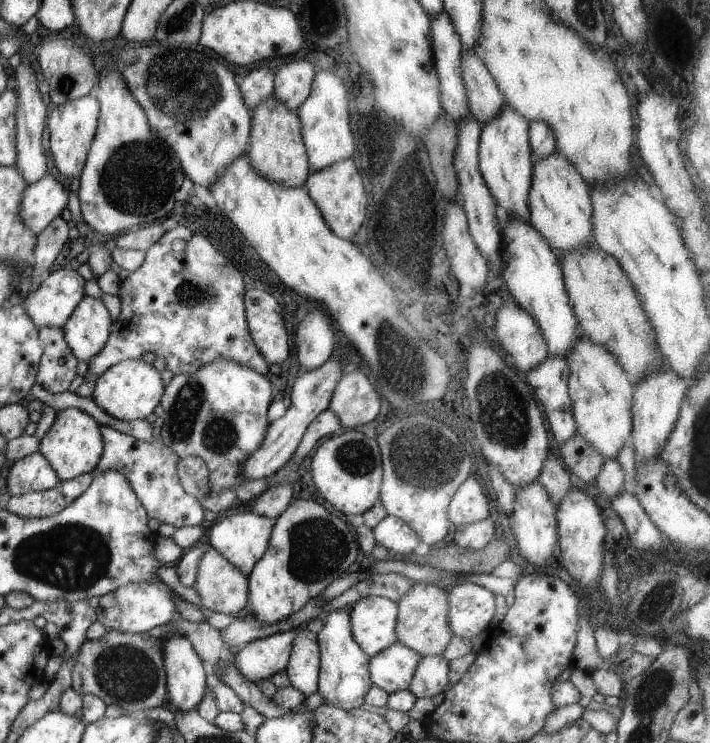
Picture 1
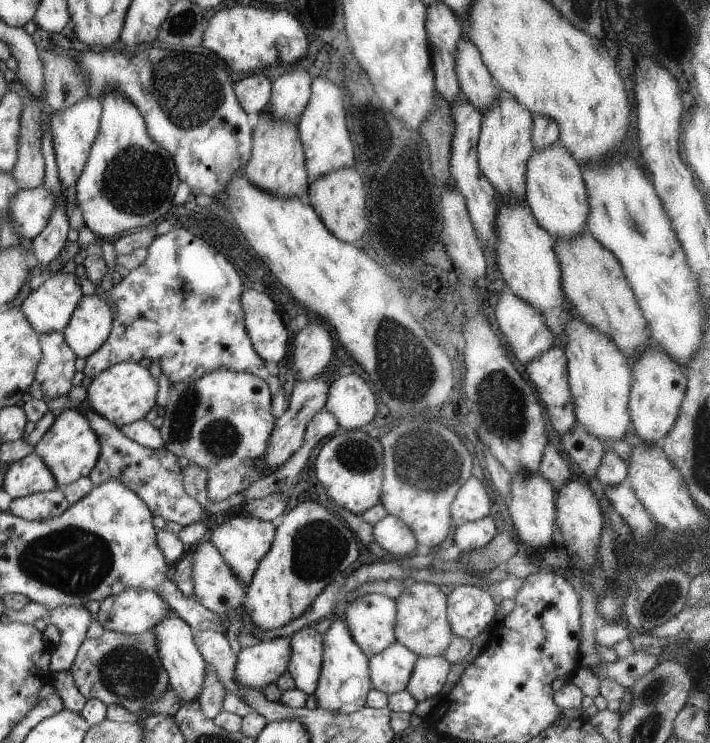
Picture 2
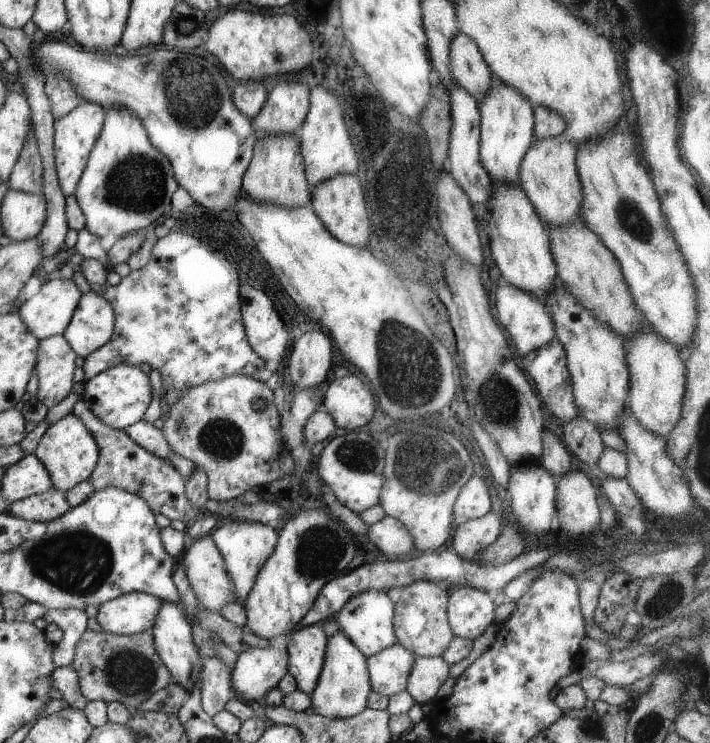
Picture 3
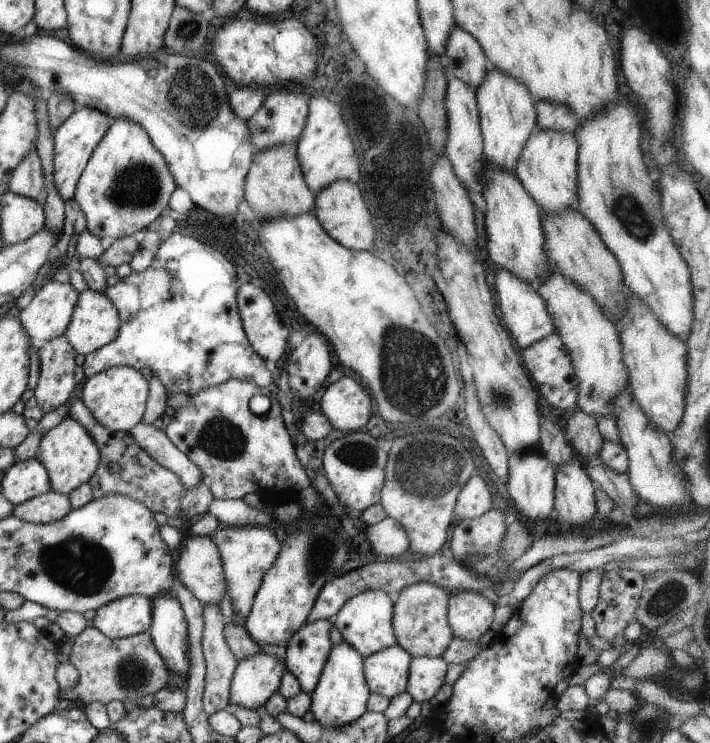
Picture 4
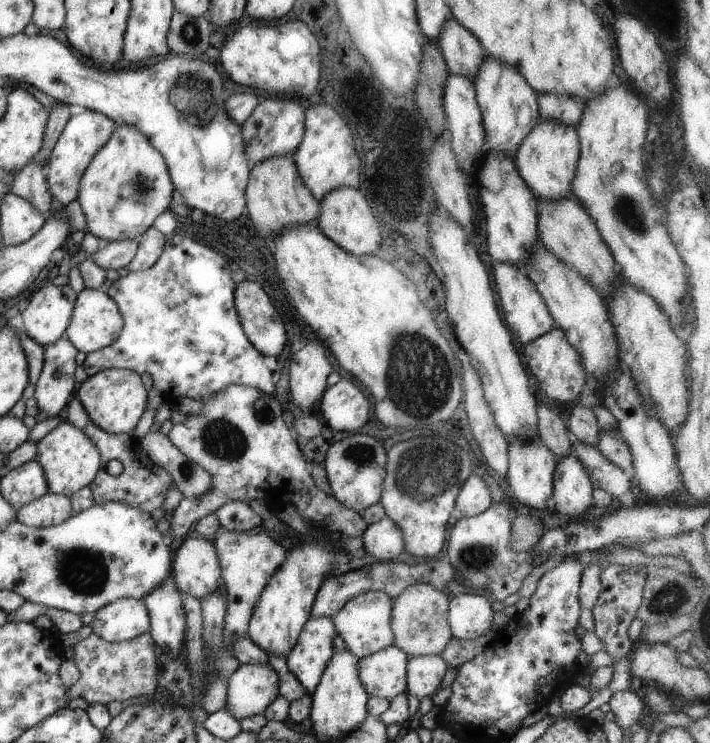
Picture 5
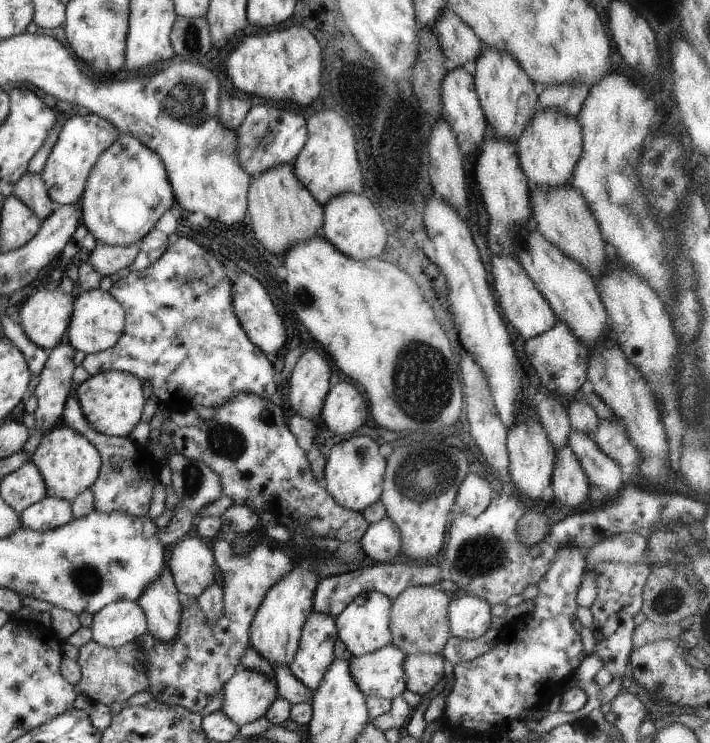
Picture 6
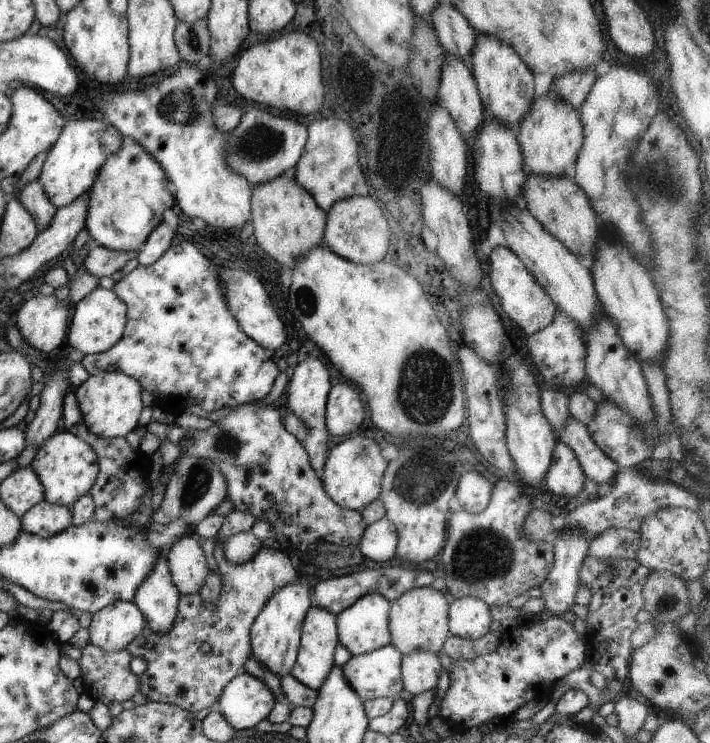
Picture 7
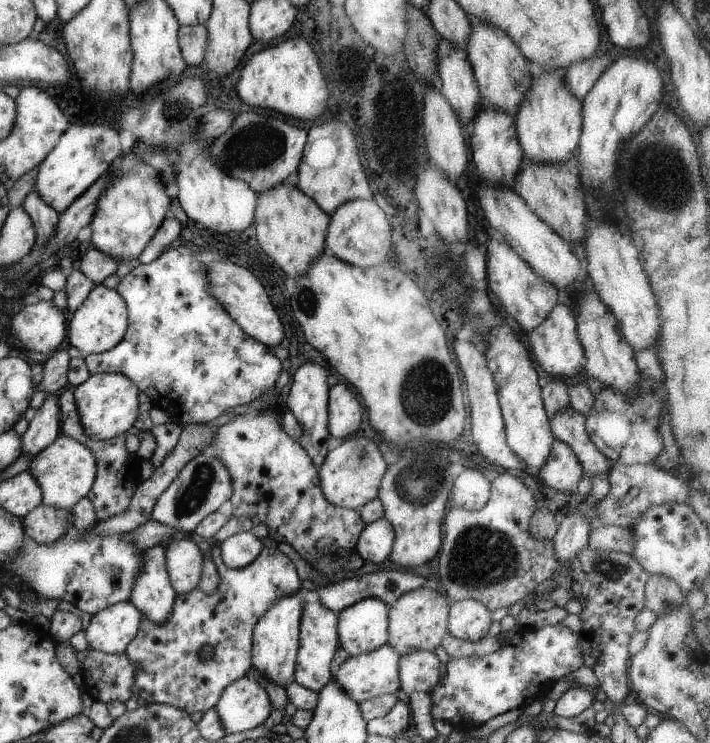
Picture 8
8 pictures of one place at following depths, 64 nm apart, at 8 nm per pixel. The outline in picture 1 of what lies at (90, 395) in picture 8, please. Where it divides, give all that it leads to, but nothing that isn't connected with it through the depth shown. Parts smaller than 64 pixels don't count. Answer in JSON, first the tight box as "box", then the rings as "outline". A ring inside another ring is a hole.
{"box":[91,359,164,421],"outline":[[[125,359],[111,365],[95,379],[91,397],[95,406],[120,421],[143,420],[159,404],[164,391],[163,380],[152,364],[139,359]]]}

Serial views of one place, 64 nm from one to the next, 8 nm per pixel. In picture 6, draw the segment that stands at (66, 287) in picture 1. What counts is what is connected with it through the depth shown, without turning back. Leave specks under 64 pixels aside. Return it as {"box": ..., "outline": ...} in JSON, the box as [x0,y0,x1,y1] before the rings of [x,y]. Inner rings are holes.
{"box":[18,288,73,351],"outline":[[[59,288],[35,292],[18,311],[21,330],[44,351],[55,348],[65,339],[73,301],[71,293],[60,292]]]}

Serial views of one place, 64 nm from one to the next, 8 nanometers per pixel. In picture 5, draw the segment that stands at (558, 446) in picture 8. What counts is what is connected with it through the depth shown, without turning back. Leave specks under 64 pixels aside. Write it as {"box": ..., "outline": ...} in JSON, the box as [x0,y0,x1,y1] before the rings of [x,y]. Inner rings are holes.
{"box":[551,452,591,519],"outline":[[[570,452],[556,460],[552,474],[551,509],[561,516],[580,519],[591,507],[591,481],[580,460]]]}

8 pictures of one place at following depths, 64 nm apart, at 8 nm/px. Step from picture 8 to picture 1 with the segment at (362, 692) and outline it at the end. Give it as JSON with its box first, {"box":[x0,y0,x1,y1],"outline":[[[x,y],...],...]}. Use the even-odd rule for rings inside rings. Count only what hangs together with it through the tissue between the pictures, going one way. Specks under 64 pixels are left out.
{"box":[368,640,419,693],"outline":[[[396,640],[368,658],[371,682],[387,693],[405,690],[419,660],[417,652]]]}

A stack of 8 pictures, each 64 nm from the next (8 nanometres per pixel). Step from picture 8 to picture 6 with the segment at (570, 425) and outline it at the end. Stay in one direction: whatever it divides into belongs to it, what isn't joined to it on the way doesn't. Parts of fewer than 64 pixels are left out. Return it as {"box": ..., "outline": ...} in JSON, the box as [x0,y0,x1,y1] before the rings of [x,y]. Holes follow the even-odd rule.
{"box":[567,430,626,495],"outline":[[[571,430],[567,446],[577,457],[591,485],[602,487],[612,495],[623,488],[626,478],[621,474],[620,466],[599,450],[589,434]]]}

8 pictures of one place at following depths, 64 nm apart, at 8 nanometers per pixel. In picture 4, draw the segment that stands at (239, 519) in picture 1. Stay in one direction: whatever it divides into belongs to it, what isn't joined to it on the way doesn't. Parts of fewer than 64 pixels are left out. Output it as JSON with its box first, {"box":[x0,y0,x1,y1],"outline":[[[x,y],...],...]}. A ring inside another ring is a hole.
{"box":[212,526,281,626],"outline":[[[228,526],[212,534],[213,542],[217,547],[223,569],[223,578],[227,588],[225,594],[231,602],[233,616],[227,620],[233,626],[245,626],[245,617],[251,610],[251,600],[261,584],[263,572],[269,570],[277,552],[281,550],[272,528],[265,526]]]}

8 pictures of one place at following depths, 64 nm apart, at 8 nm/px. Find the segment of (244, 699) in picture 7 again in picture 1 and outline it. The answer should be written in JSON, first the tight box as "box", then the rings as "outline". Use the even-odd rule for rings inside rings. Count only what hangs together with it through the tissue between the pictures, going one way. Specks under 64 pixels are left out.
{"box":[234,630,296,684],"outline":[[[285,630],[244,644],[234,655],[237,672],[247,682],[257,684],[259,680],[271,678],[275,672],[284,670],[296,631]]]}

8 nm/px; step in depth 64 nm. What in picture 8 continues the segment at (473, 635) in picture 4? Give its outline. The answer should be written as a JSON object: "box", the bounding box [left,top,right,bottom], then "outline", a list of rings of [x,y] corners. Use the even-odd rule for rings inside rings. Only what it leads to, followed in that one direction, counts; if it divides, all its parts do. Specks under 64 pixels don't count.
{"box":[447,599,491,642],"outline":[[[463,599],[454,602],[448,610],[447,633],[453,638],[477,642],[486,634],[491,619],[490,612],[479,601]]]}

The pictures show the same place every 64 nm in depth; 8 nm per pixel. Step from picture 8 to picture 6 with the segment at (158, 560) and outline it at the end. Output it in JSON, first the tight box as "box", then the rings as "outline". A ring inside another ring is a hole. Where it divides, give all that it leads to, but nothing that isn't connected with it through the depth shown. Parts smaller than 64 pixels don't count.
{"box":[135,565,181,644],"outline":[[[166,565],[162,566],[161,574],[149,582],[149,586],[135,600],[147,619],[148,634],[165,644],[173,642],[179,628],[181,604],[177,593],[172,574]]]}

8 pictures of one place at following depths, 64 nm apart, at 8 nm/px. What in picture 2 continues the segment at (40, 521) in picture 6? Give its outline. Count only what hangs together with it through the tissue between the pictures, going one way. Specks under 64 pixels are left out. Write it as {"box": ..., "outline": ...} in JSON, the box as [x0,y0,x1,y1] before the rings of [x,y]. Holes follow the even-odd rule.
{"box":[8,486,69,521],"outline":[[[60,486],[45,492],[41,491],[19,498],[12,498],[8,505],[8,511],[13,516],[28,521],[53,518],[61,512],[65,512],[67,508],[69,508],[69,504],[63,496]]]}

